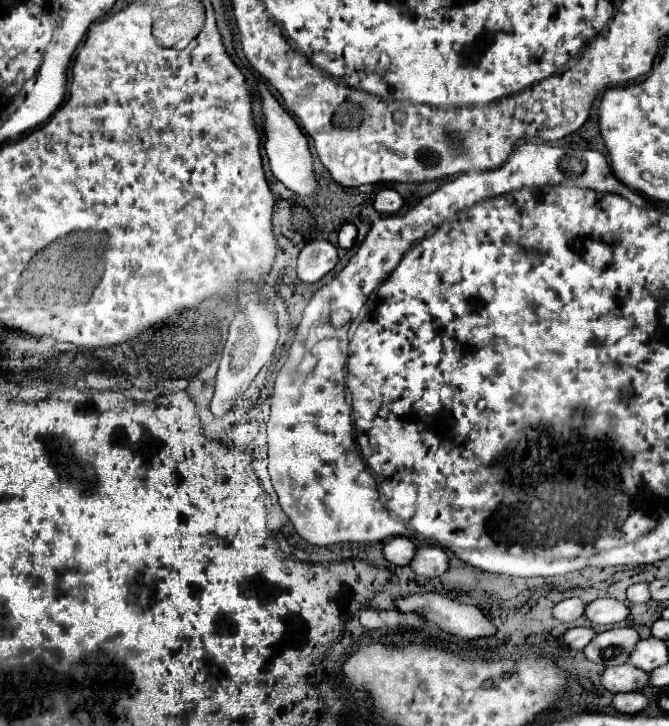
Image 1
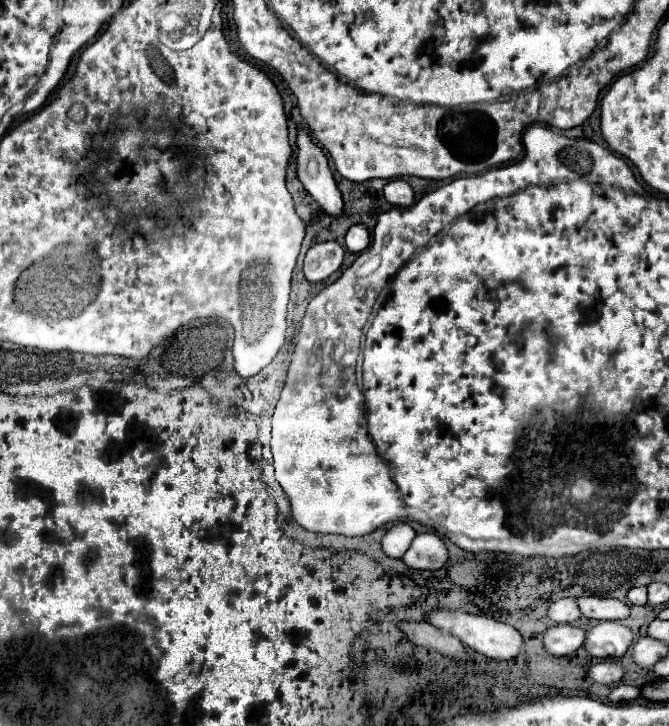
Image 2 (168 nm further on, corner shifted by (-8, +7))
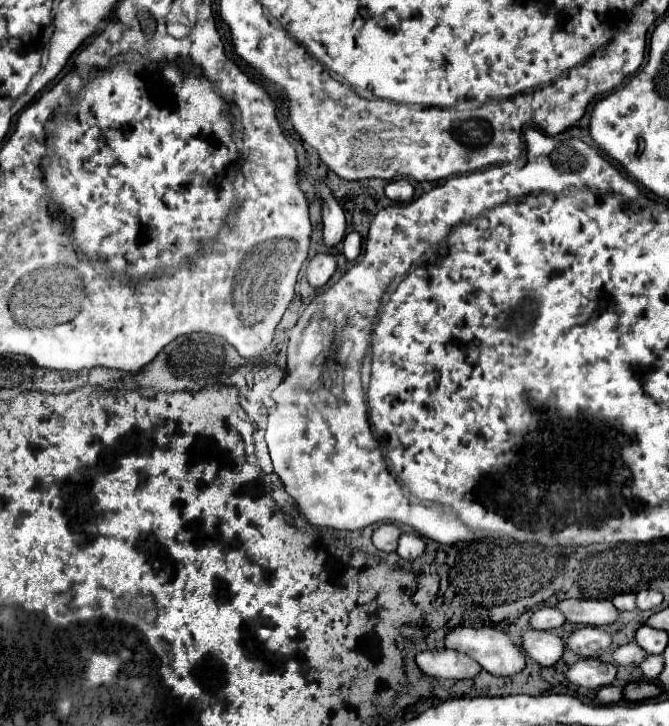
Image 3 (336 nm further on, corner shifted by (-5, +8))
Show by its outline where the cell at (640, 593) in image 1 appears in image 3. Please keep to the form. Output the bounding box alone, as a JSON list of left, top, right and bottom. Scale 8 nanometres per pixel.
[613,593,635,611]

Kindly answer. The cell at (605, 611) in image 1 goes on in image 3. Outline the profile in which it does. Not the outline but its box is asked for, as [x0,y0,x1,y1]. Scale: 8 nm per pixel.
[557,599,617,625]

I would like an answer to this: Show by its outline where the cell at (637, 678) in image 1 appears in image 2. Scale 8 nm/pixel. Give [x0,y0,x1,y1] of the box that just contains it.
[588,660,624,686]

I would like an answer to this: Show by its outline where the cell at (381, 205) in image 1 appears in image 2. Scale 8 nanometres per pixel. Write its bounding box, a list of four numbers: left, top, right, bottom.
[384,180,414,206]

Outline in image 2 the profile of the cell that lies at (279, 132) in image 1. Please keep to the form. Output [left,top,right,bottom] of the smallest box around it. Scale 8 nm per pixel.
[296,130,342,216]

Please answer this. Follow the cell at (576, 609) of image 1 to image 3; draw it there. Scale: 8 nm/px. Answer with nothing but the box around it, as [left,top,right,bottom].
[529,607,565,631]

